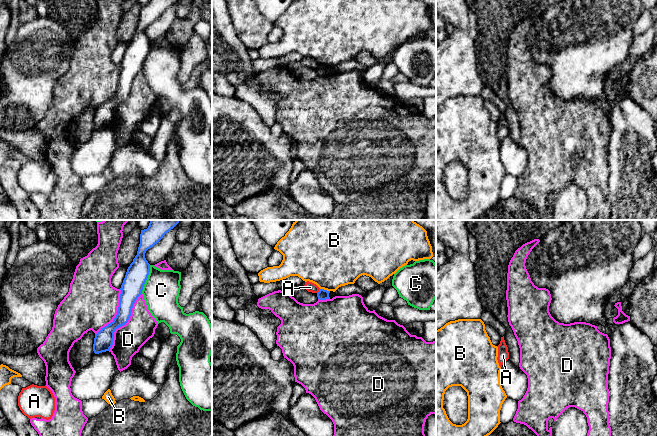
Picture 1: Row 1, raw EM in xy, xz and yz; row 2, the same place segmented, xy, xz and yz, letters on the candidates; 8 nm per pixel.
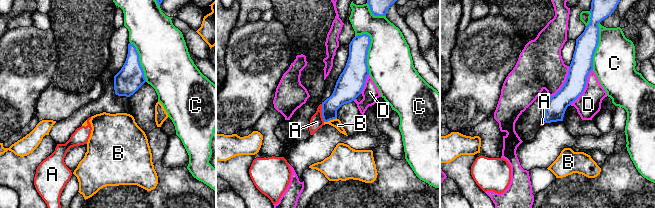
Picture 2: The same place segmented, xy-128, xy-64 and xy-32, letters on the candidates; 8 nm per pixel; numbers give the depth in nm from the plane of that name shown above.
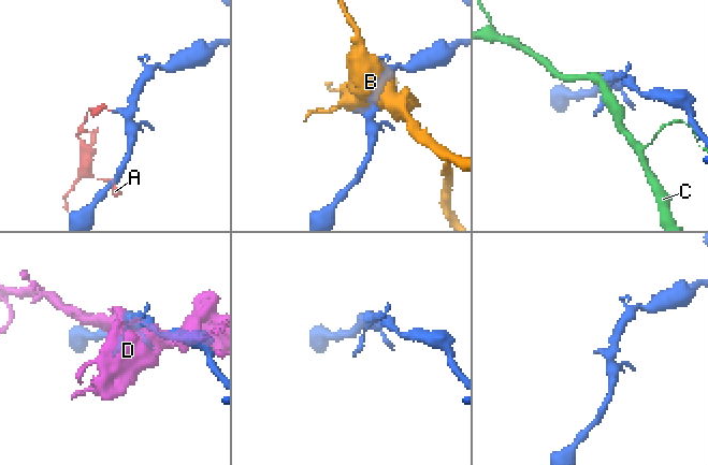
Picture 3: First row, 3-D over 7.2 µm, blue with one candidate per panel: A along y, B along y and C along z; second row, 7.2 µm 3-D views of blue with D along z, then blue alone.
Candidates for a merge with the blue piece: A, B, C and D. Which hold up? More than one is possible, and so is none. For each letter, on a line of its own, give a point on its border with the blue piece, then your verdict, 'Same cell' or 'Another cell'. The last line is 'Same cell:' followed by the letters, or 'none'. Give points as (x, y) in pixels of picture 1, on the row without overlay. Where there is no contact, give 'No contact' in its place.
A: Touches blue at xz (319, 67). Another cell
B: Touches blue at xz (325, 66). Another cell
C: Touches blue at xy (146, 55). Another cell
D: Touches blue at xy (125, 99). Another cell
Same cell: none

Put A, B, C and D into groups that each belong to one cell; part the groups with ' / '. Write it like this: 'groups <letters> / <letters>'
groups A / B / C / D

